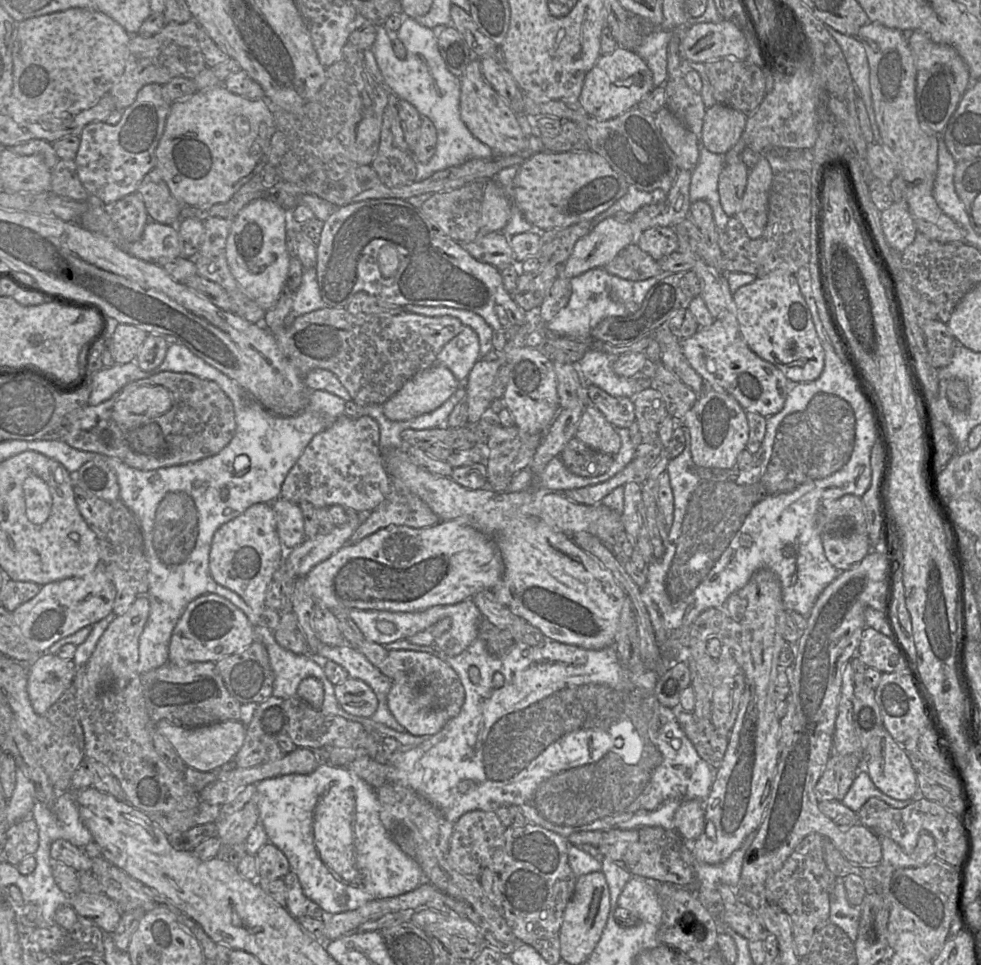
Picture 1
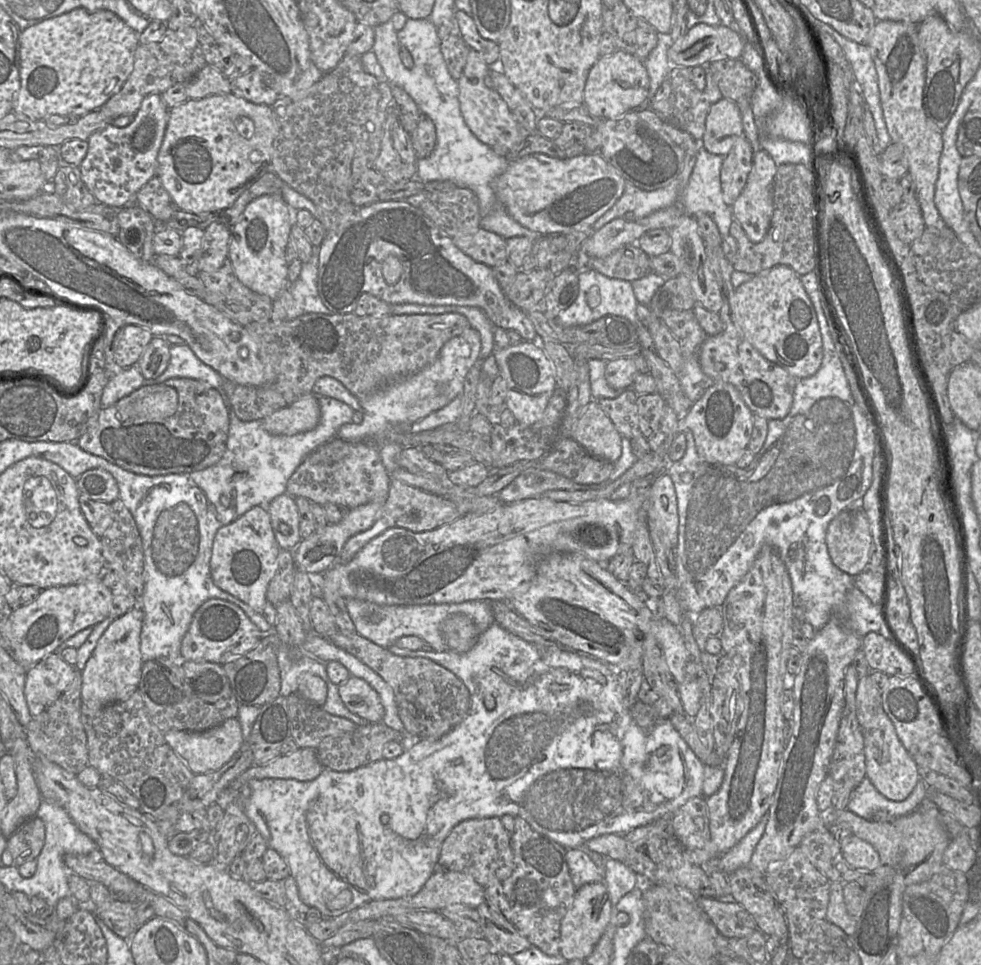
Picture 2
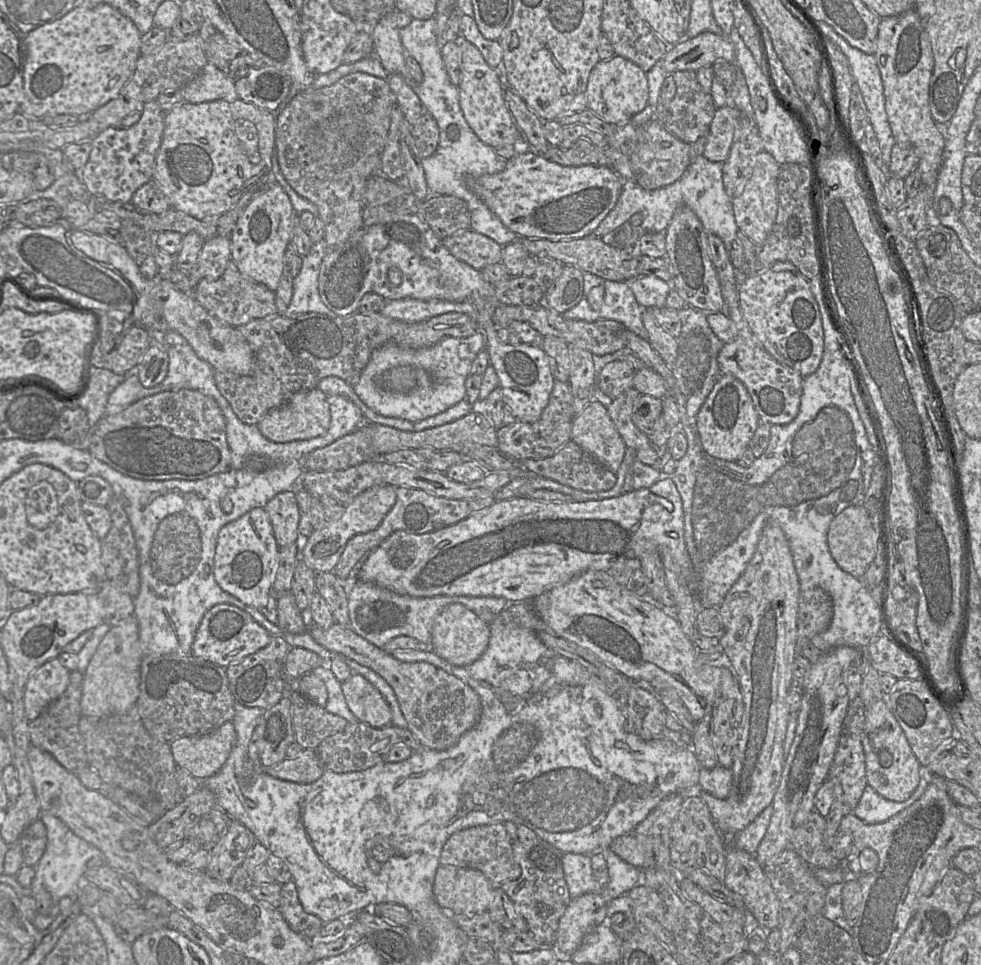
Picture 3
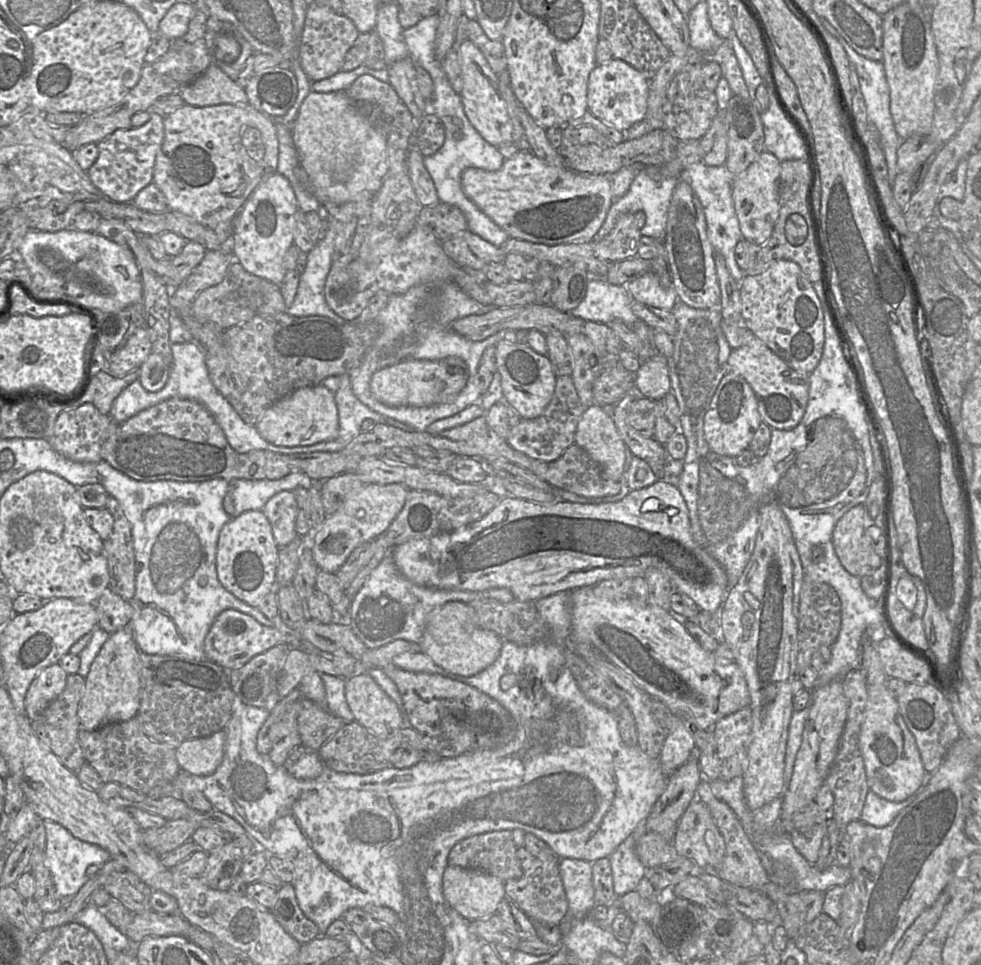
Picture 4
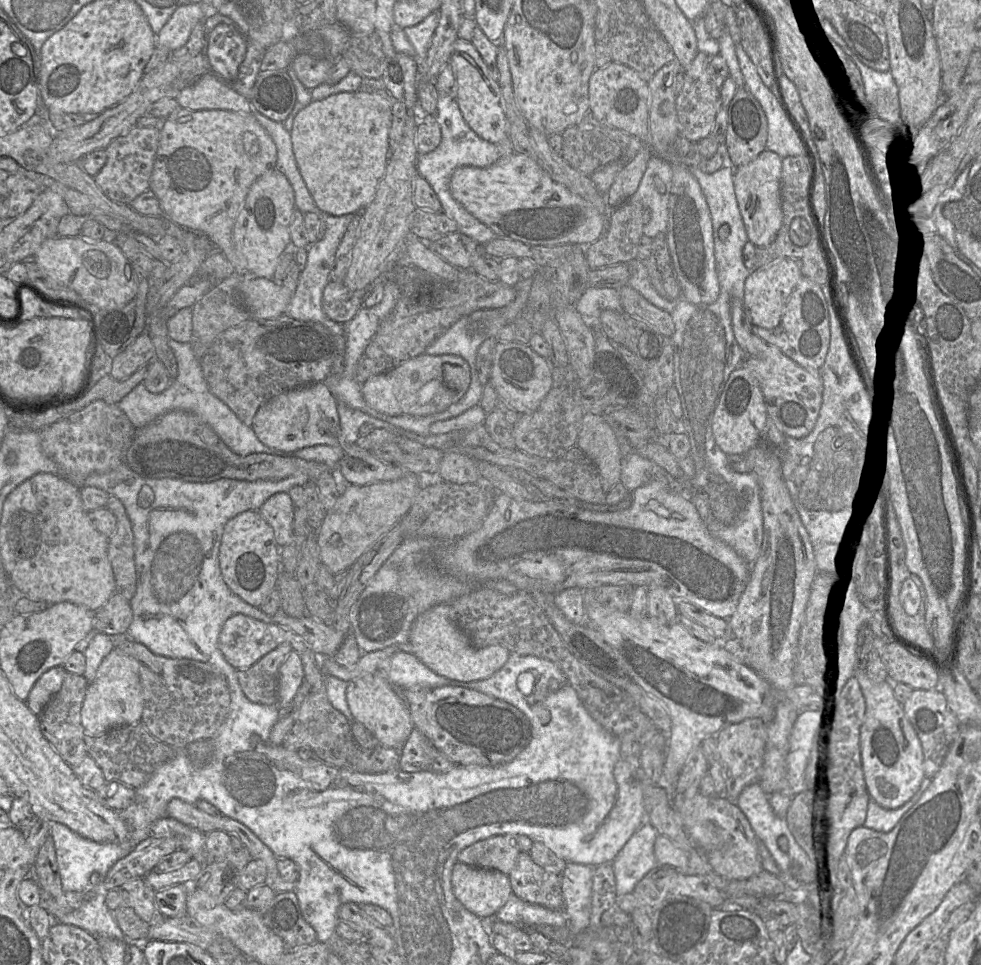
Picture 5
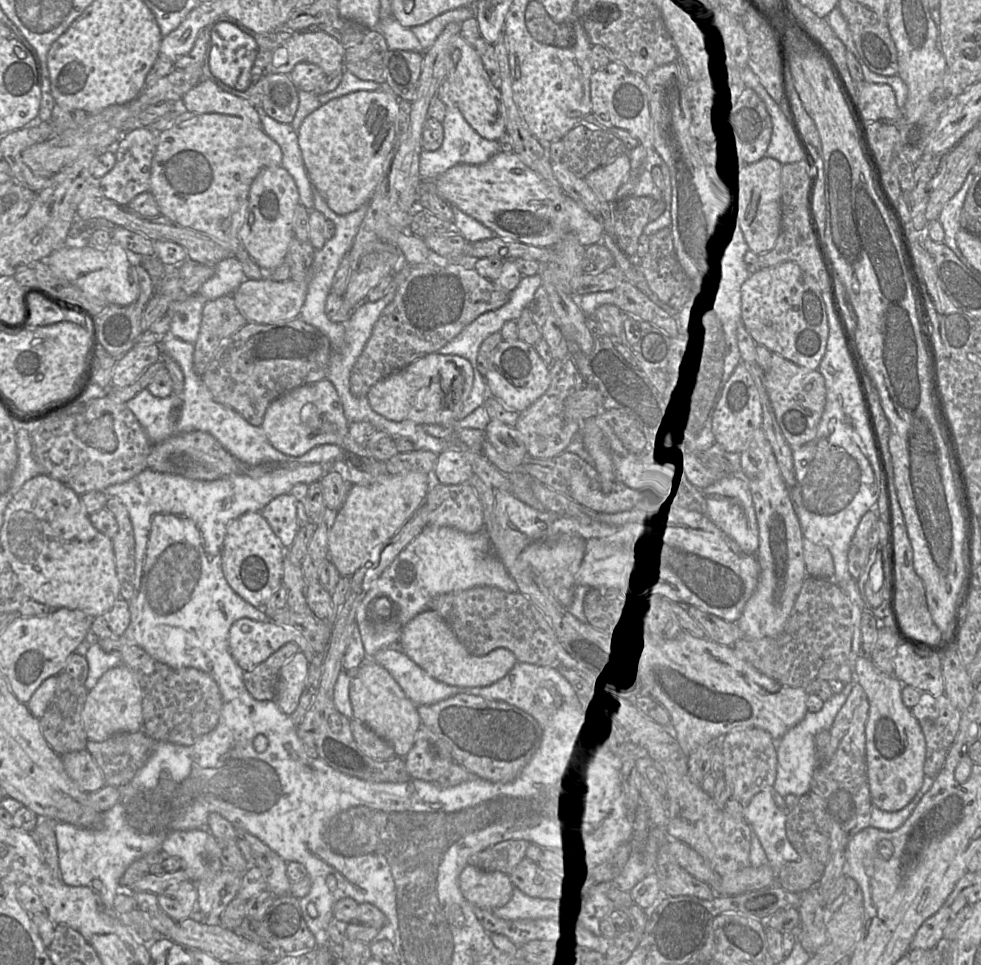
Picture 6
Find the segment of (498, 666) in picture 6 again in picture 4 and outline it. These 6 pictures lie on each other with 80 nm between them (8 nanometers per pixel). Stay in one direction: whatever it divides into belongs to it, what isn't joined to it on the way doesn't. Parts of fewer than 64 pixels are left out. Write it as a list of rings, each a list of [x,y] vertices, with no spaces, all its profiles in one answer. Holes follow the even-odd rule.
[[[447,602],[430,616],[421,651],[443,669],[460,676],[473,676],[493,664],[500,655],[503,640],[493,631],[474,623],[473,609],[463,602]]]

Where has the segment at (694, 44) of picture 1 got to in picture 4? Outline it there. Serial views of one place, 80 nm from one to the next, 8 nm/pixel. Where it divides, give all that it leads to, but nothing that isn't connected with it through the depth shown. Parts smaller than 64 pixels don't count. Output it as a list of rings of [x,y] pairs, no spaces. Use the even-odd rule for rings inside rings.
[[[691,46],[685,56],[671,54],[664,64],[649,80],[648,109],[646,118],[649,119],[653,130],[663,128],[663,108],[667,103],[667,88],[670,81],[687,65],[704,63],[702,55]]]

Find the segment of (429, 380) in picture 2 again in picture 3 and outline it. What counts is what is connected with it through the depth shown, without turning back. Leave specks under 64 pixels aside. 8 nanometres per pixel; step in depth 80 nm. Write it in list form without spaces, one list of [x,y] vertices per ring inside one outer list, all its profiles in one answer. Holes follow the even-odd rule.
[[[415,298],[386,300],[380,313],[389,318],[413,323],[450,312],[467,314],[477,321],[477,310],[468,301],[442,299],[424,301]],[[483,332],[466,338],[445,337],[436,344],[420,348],[403,348],[386,343],[375,349],[353,390],[369,408],[385,417],[408,420],[412,423],[437,415],[466,398],[466,379],[473,361],[486,349]],[[394,367],[416,368],[416,386],[408,392],[387,391],[382,387],[383,375]]]

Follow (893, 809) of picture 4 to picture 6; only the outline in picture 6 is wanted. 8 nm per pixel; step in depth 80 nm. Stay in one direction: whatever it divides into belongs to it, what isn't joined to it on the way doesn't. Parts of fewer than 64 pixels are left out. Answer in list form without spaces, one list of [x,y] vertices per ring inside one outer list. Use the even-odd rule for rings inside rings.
[[[925,776],[922,787],[913,800],[906,807],[897,812],[886,812],[872,805],[870,826],[883,831],[894,831],[898,829],[911,815],[924,794],[930,790],[933,781],[934,778]]]

